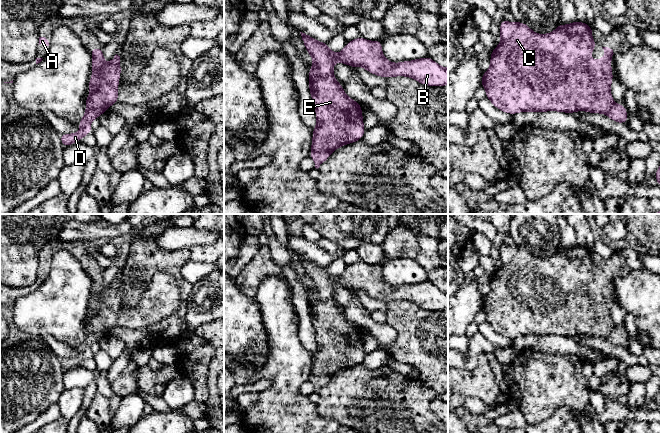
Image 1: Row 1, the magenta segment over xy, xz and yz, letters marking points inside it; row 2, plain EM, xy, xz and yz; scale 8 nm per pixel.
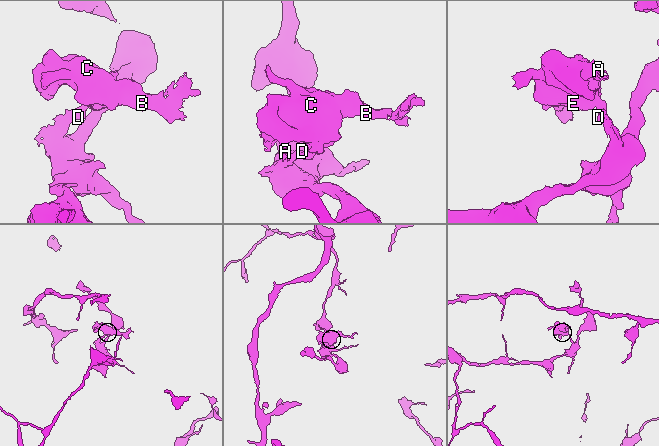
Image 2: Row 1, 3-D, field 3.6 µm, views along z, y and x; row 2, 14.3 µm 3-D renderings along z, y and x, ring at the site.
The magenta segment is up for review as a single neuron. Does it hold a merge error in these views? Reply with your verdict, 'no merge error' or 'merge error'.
merge error

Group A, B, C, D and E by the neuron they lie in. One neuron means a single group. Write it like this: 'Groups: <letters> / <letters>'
Groups: A B C E / D

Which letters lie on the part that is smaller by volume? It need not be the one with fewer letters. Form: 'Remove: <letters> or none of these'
Remove: A, B, C, E

